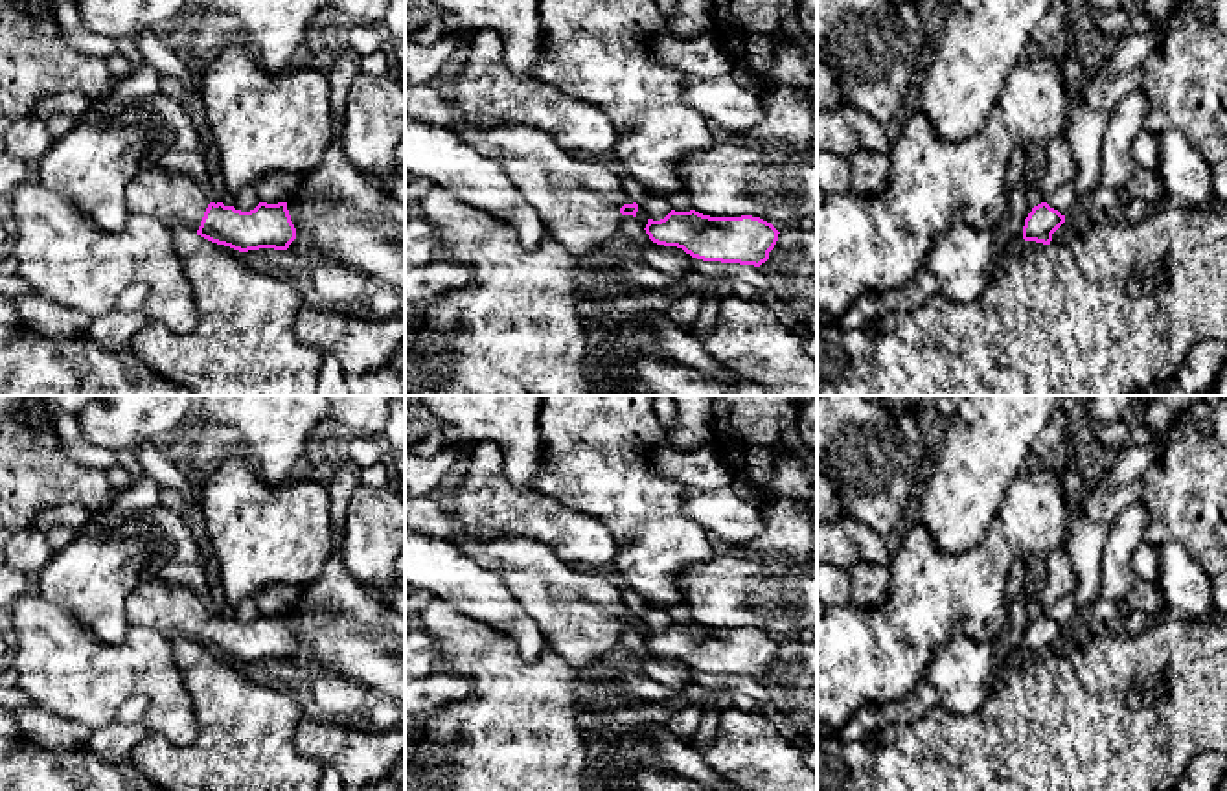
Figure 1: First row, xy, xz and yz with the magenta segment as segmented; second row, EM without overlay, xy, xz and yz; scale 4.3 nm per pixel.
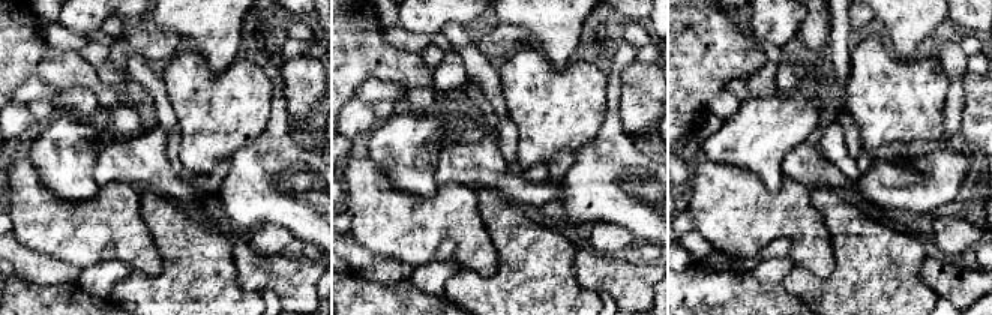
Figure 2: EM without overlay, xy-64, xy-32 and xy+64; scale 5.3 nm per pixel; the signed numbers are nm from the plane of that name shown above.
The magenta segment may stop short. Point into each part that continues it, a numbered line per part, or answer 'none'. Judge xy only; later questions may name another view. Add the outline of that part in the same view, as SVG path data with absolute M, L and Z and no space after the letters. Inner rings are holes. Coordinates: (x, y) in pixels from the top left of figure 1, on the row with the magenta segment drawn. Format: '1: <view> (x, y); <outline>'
1: xy (173, 197); M143 167L125 189L129 215L151 215L175 234L197 234L210 201L197 182L180 171Z

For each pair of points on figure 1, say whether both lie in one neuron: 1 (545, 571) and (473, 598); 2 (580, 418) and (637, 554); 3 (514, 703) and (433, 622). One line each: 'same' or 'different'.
1: different
2: same
3: same

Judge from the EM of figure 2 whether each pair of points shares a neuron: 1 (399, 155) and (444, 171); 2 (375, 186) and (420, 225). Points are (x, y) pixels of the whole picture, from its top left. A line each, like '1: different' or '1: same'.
1: different
2: same

